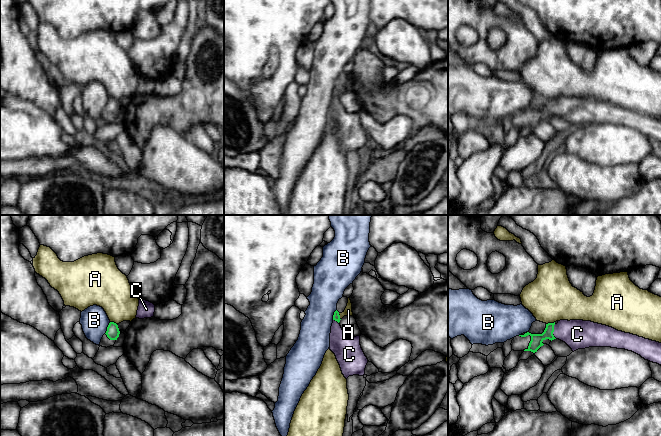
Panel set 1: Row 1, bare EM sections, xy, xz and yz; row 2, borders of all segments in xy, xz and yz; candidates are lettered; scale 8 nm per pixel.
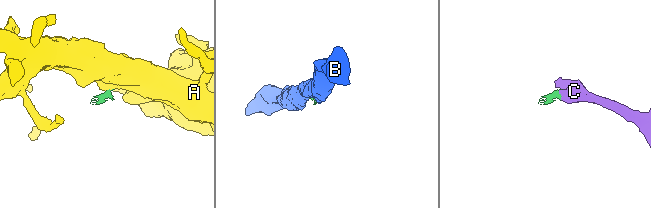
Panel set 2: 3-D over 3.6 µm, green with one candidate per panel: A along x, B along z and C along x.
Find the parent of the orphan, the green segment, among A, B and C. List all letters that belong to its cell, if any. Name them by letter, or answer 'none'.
C

